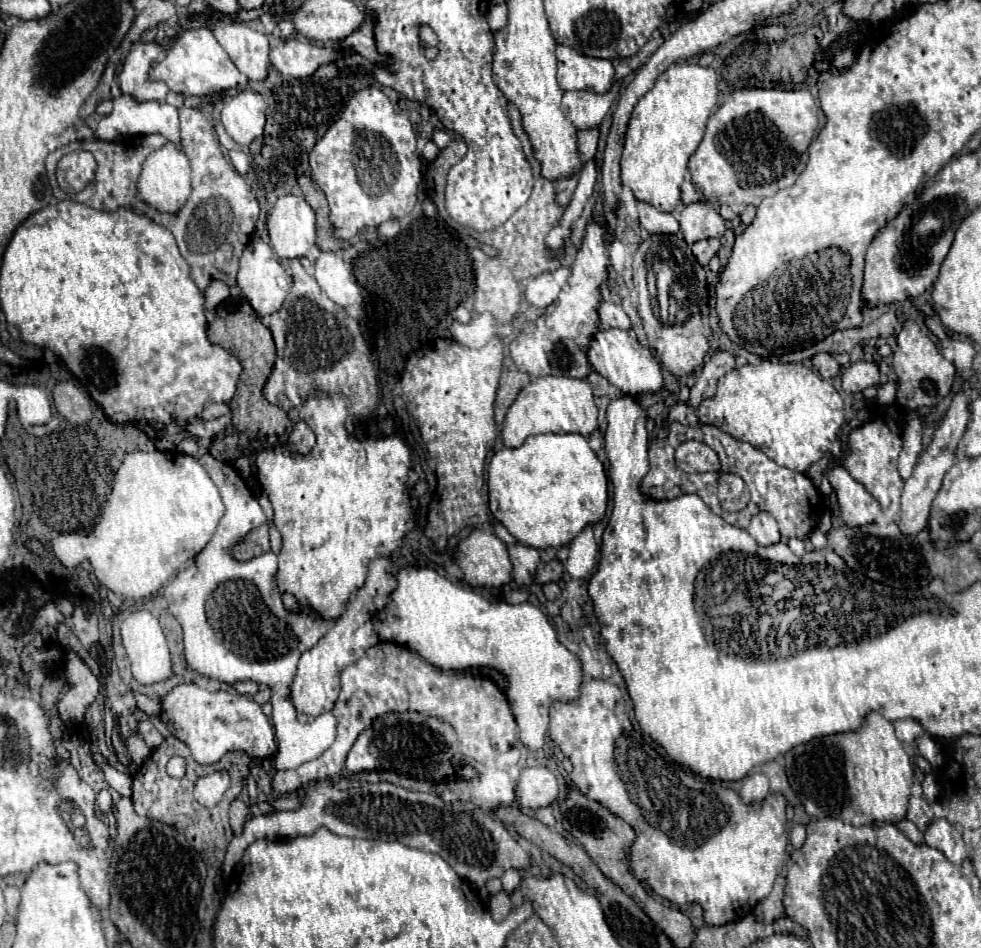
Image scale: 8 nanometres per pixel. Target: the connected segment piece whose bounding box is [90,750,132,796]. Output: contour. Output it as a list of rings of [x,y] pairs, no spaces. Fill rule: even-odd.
[[[90,750],[90,758],[102,770],[102,774],[104,774],[104,778],[106,778],[110,788],[114,788],[120,796],[130,796],[132,794],[132,778],[128,774],[118,772],[116,768],[112,768],[108,764],[108,760],[100,752],[96,752],[96,750]]]

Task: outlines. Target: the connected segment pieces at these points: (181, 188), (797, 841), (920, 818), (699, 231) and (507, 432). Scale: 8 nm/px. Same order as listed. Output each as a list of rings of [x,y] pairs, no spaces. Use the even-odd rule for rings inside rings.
[[[166,144],[160,150],[156,150],[154,154],[150,154],[144,162],[142,174],[140,174],[140,182],[138,182],[138,194],[144,202],[148,202],[150,206],[162,210],[162,212],[178,212],[184,202],[190,196],[190,166],[188,166],[188,158],[184,152],[176,150],[174,144]]]
[[[794,824],[792,830],[790,830],[790,844],[792,844],[792,848],[796,848],[796,850],[802,848],[804,840],[806,840],[806,828],[802,824]]]
[[[910,794],[906,818],[912,820],[920,830],[924,830],[924,828],[928,826],[928,822],[934,818],[934,812],[932,812],[930,804],[928,804],[924,798],[918,798],[918,796],[912,796],[912,794]]]
[[[706,200],[688,204],[680,212],[680,230],[688,244],[706,238],[722,238],[726,226],[724,218]]]
[[[542,376],[524,386],[516,402],[508,408],[502,440],[508,448],[516,448],[524,438],[548,432],[576,432],[588,438],[598,427],[598,408],[594,404],[592,388],[586,380],[568,376]]]

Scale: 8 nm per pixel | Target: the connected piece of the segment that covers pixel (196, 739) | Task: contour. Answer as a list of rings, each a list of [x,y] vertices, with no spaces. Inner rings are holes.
[[[211,679],[198,680],[196,684],[180,684],[174,690],[170,690],[164,698],[162,698],[162,712],[160,718],[166,720],[170,732],[184,742],[190,752],[192,758],[198,764],[214,764],[218,762],[226,752],[230,750],[244,750],[246,754],[250,754],[252,758],[271,758],[276,754],[277,745],[275,740],[275,731],[268,718],[252,698],[246,698],[242,694],[238,694],[232,686],[219,681],[211,681]]]

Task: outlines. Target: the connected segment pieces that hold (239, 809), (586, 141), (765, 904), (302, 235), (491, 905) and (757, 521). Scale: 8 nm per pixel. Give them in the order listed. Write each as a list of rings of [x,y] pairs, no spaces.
[[[234,800],[230,804],[230,826],[232,826],[232,830],[234,830],[236,836],[242,834],[246,816],[248,816],[248,806],[242,800]]]
[[[582,130],[580,134],[580,158],[584,162],[588,162],[588,158],[592,158],[596,154],[596,146],[598,146],[598,130]]]
[[[778,876],[776,882],[774,882],[774,888],[772,892],[760,900],[754,908],[754,916],[758,922],[762,924],[772,924],[774,920],[782,918],[784,916],[784,908],[782,908],[782,898],[784,898],[784,886],[786,886],[786,880],[784,876]]]
[[[282,196],[268,216],[270,244],[278,258],[302,258],[314,246],[316,218],[310,204],[300,196]]]
[[[498,892],[496,896],[492,896],[488,902],[488,909],[494,918],[506,918],[508,912],[512,910],[512,902],[510,896],[506,892]]]
[[[756,514],[748,526],[748,534],[760,544],[760,546],[772,546],[780,542],[778,522],[770,514]]]

